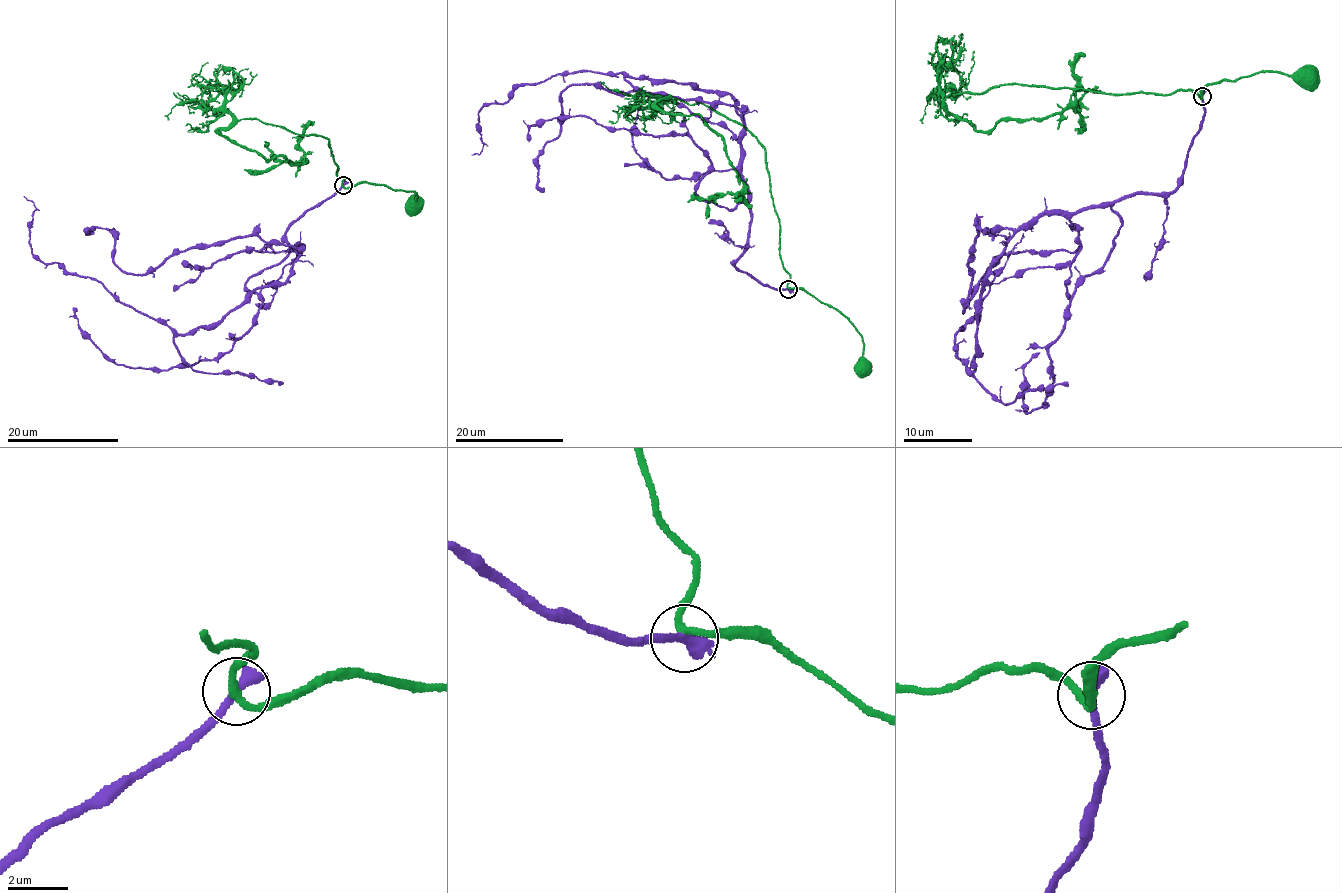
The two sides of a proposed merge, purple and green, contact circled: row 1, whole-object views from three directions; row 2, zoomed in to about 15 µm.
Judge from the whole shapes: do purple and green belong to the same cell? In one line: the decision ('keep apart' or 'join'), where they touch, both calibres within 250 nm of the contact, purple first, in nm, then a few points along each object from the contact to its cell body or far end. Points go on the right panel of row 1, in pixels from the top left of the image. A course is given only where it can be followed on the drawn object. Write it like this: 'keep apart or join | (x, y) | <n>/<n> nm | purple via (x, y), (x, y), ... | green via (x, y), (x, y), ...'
keep apart | (1202, 96) | 340/240 nm | purple via (1201, 95), (1172, 191), (1039, 214), (1015, 233), (985, 278), (972, 371), (955, 334), (979, 320), (1022, 233) | green via (1201, 95), (1208, 84), (1268, 71), (1302, 73), (1305, 77)

